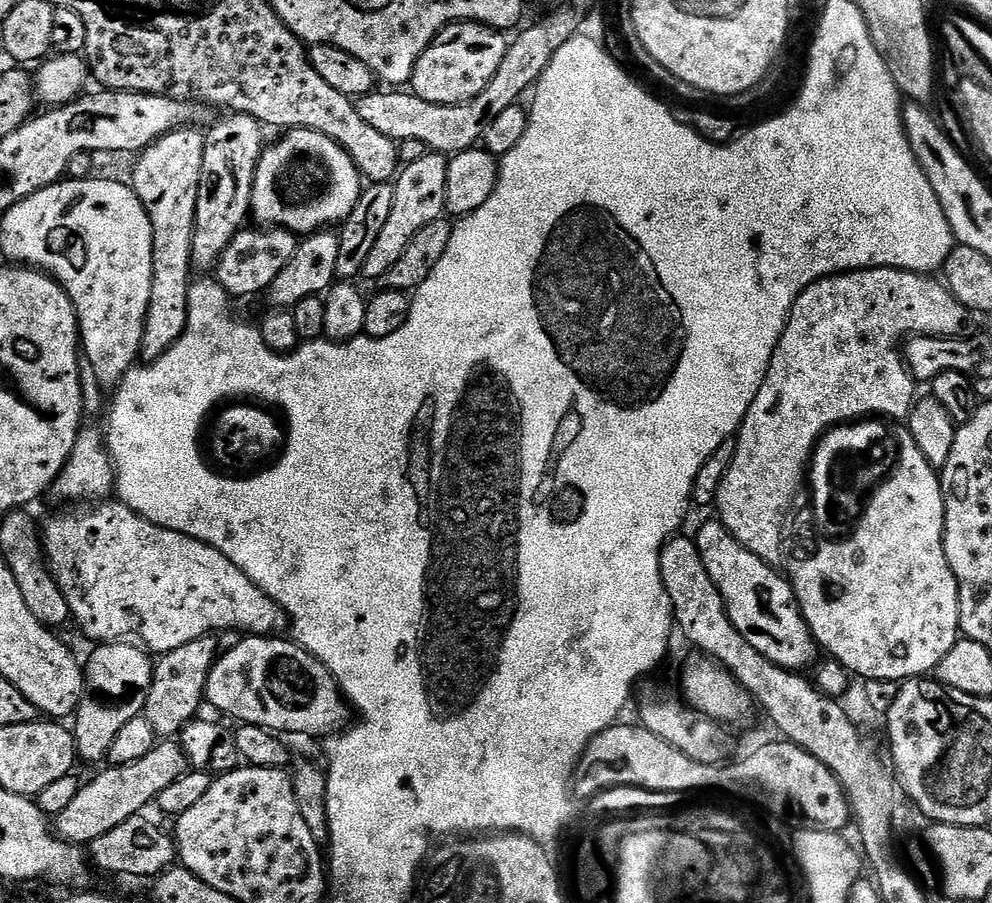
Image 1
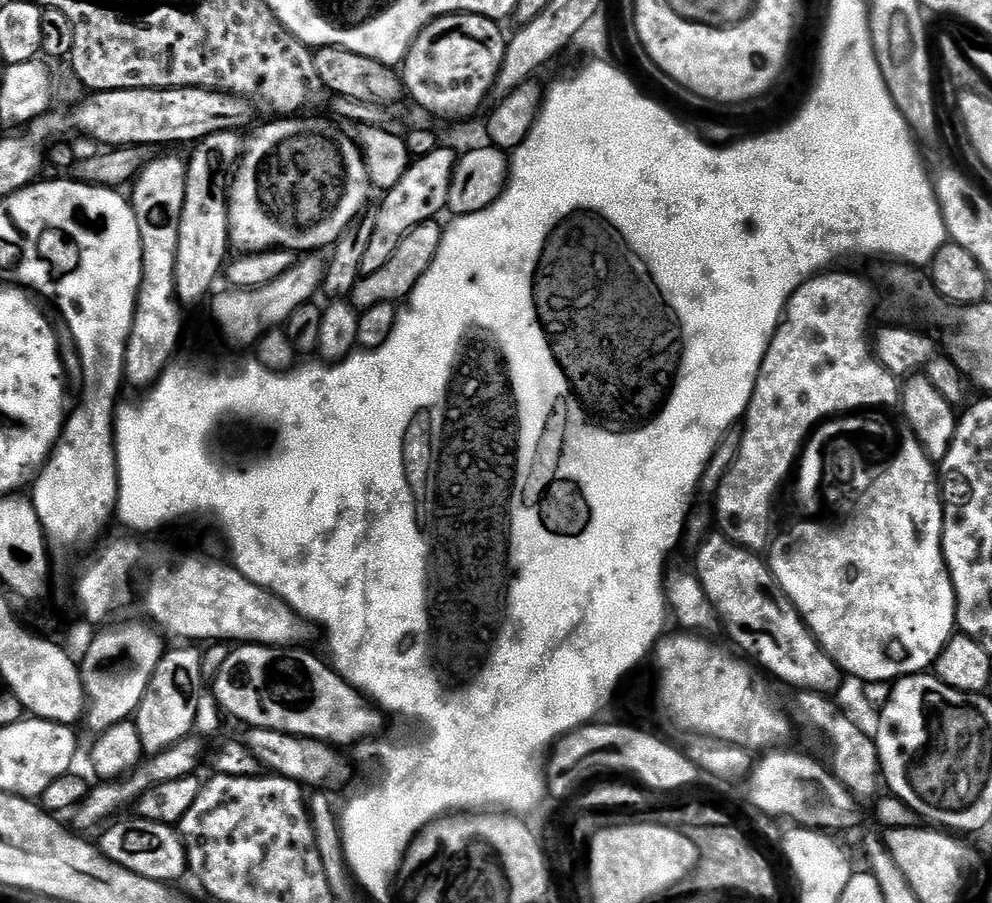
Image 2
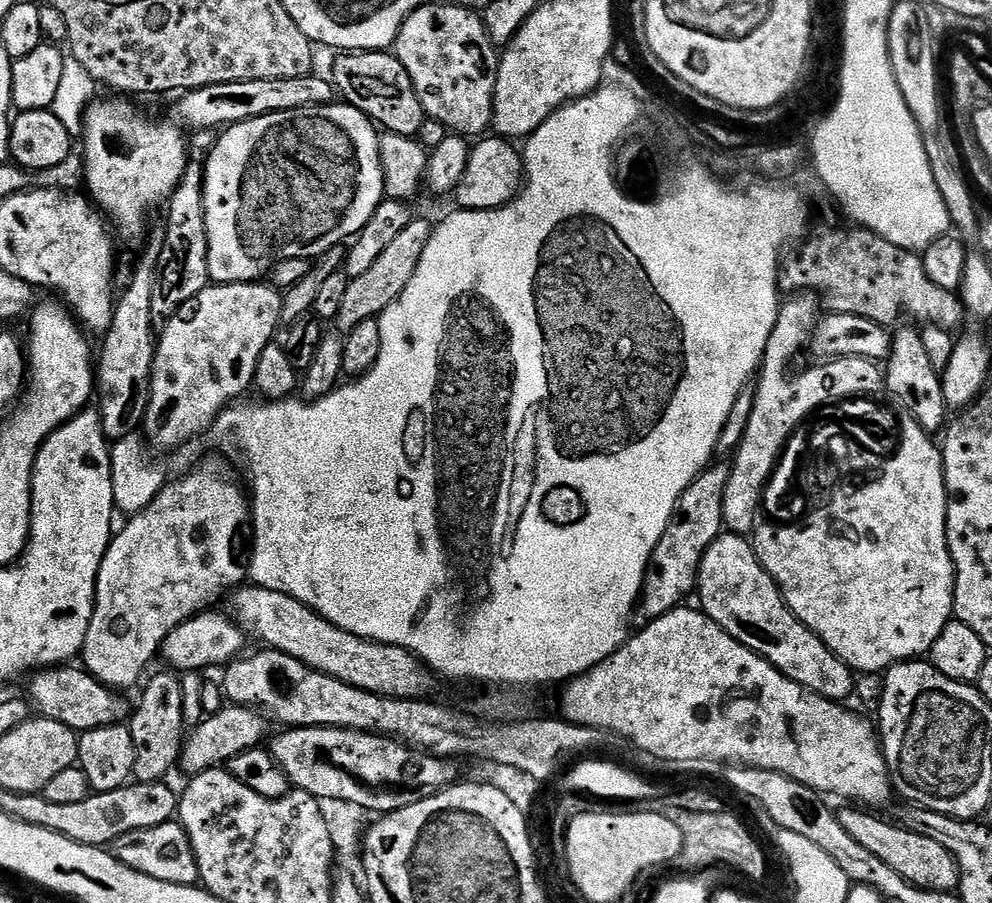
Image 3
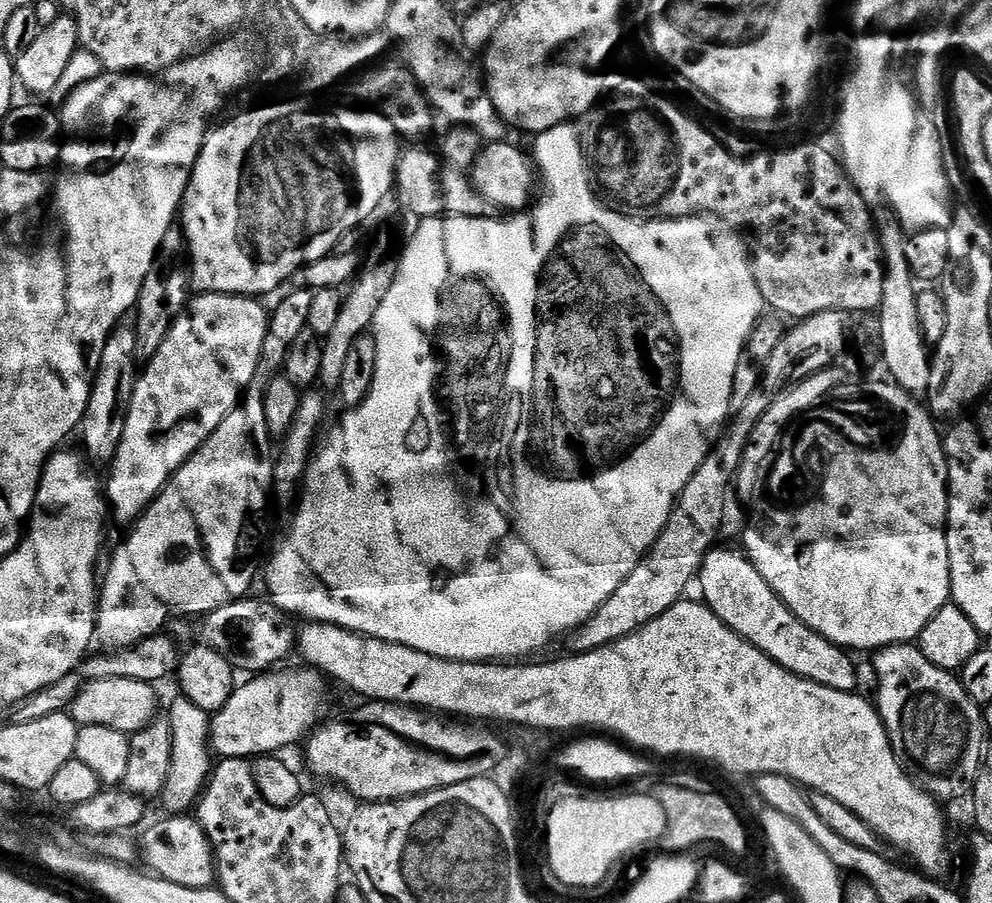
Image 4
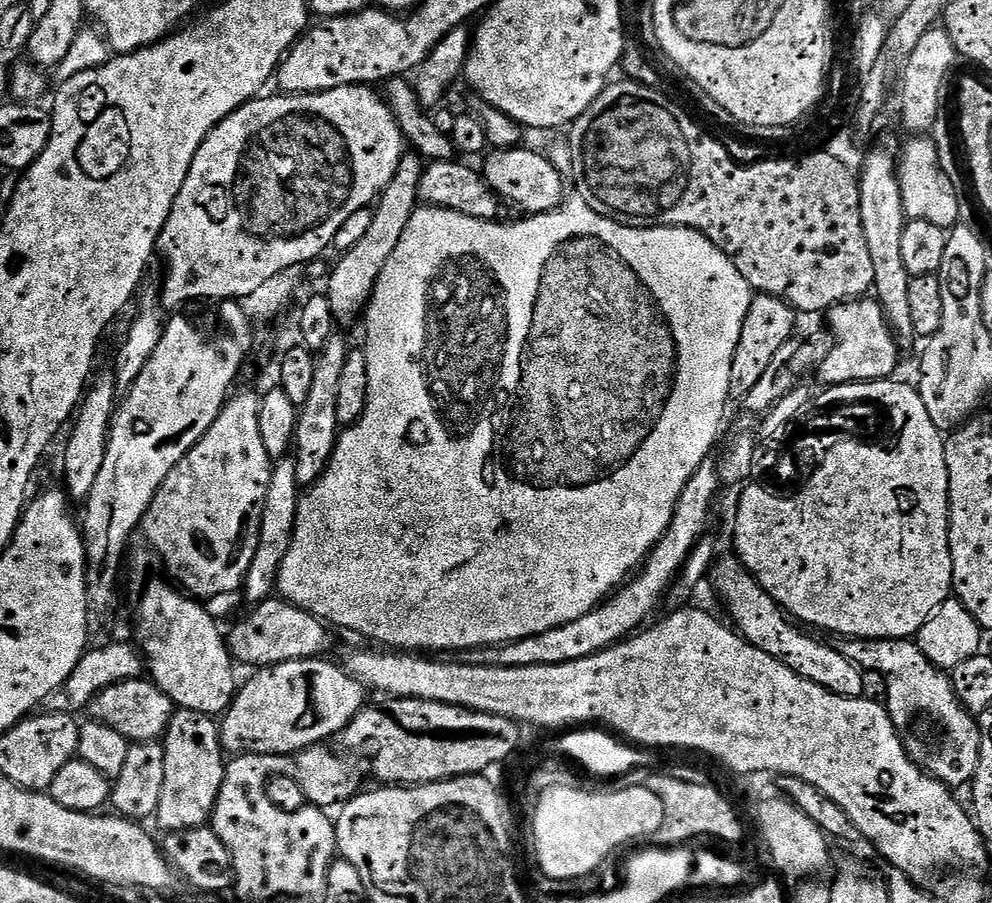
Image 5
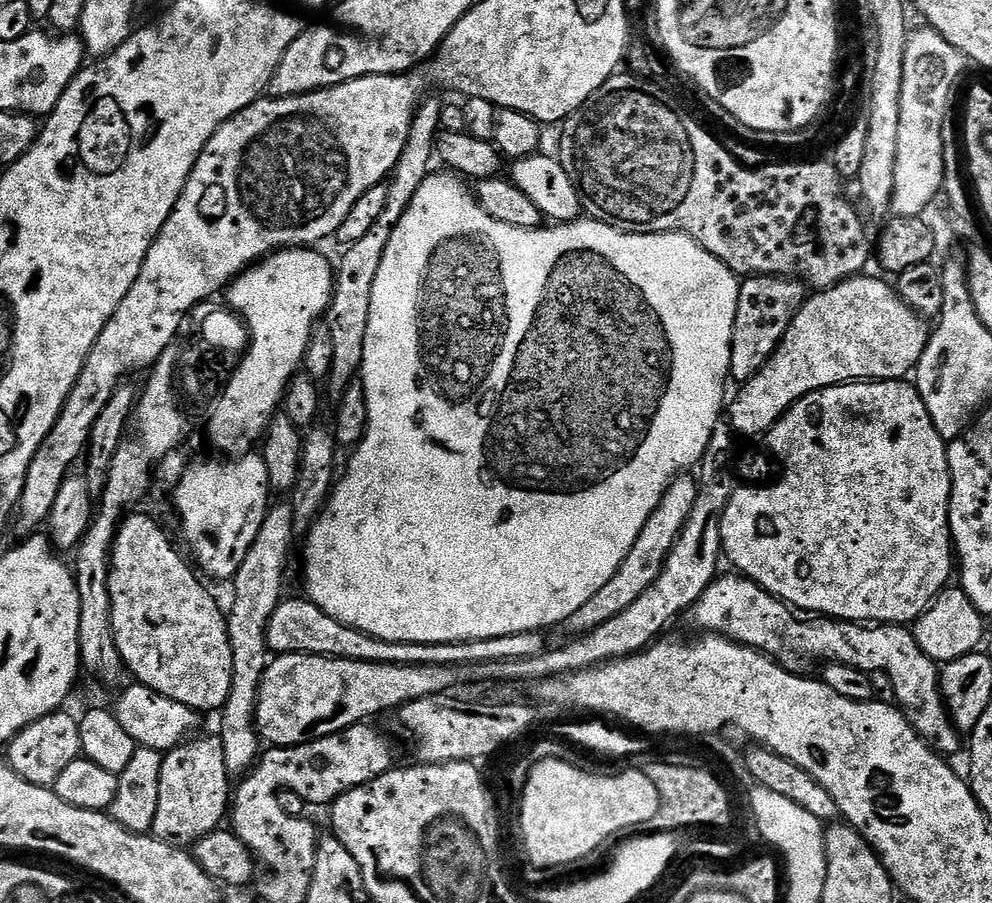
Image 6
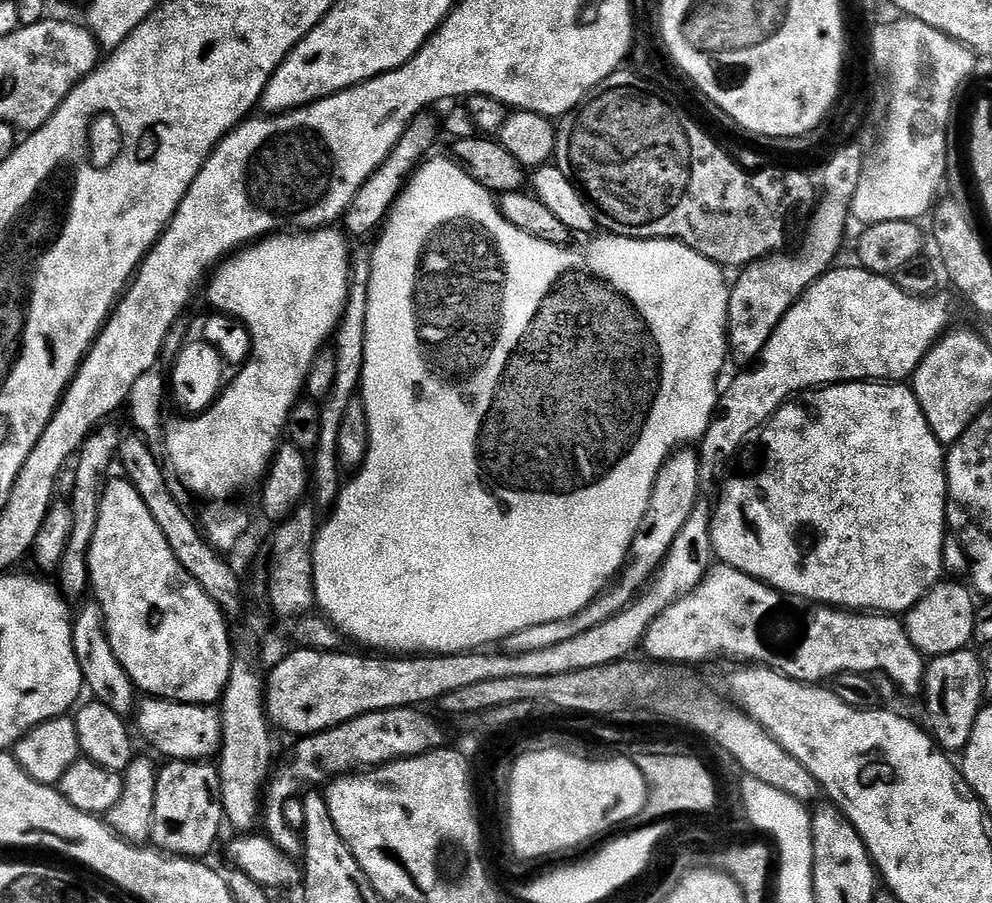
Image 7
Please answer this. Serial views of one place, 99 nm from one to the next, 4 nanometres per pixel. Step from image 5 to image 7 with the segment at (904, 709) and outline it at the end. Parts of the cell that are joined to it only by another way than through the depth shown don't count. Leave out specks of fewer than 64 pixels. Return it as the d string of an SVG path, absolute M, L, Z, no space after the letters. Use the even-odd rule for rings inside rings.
M713 563L712 569L678 602L674 602L650 626L644 636L642 652L652 662L664 666L696 666L699 660L716 660L725 656L728 660L741 660L744 666L759 666L772 672L799 680L801 684L819 685L845 674L865 674L885 671L893 679L904 696L921 695L926 671L925 657L910 642L903 623L892 614L869 614L841 610L831 606L813 606L801 596L787 596L784 592L755 580L742 570L734 570L728 564Z

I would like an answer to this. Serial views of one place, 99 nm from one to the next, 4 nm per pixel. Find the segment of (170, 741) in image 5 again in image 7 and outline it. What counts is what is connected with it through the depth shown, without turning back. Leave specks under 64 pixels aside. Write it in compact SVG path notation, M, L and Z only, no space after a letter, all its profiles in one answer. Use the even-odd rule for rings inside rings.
M173 760L165 763L165 768L161 767L156 774L156 797L154 798L154 818L152 819L152 835L151 843L155 845L159 851L170 856L182 856L185 858L204 858L208 851L216 844L216 839L220 836L220 827L224 828L226 821L223 810L222 790L220 789L219 773L217 769L208 762L197 762L195 760Z

